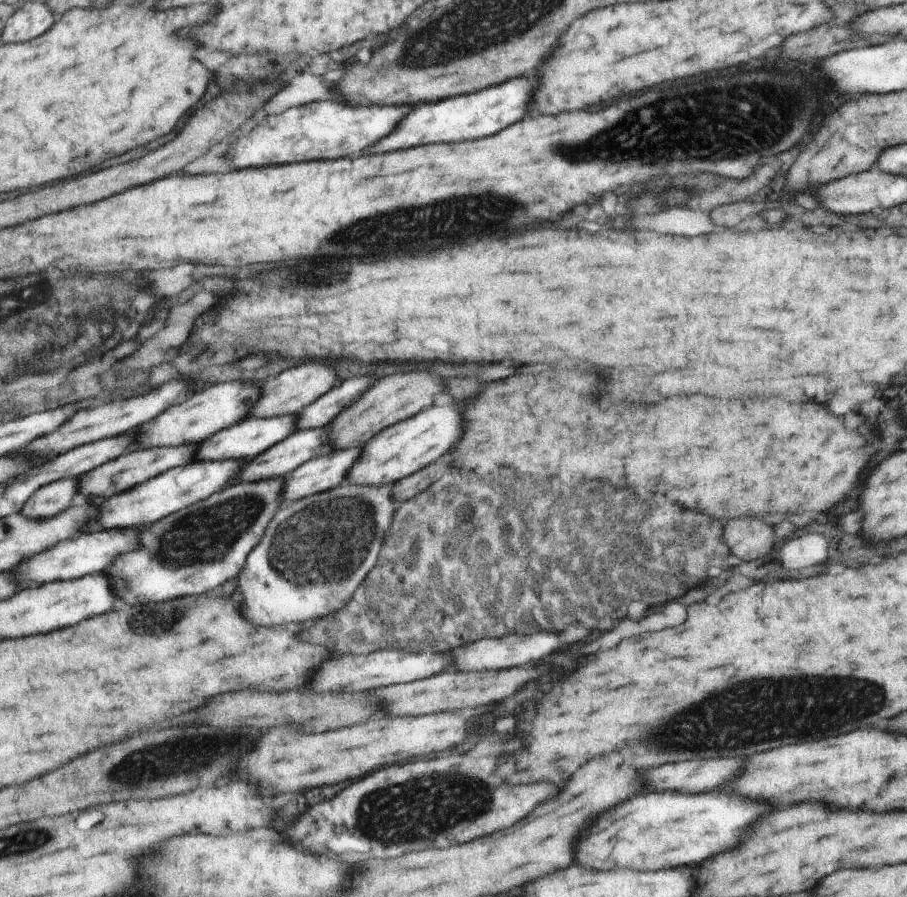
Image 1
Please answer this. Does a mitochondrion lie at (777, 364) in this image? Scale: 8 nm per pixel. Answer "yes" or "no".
yes

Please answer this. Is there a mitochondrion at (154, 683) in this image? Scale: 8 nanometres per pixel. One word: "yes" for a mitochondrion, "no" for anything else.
no

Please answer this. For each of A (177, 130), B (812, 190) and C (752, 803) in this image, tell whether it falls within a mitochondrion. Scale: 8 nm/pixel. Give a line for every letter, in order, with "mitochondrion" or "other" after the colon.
A: other
B: other
C: other

